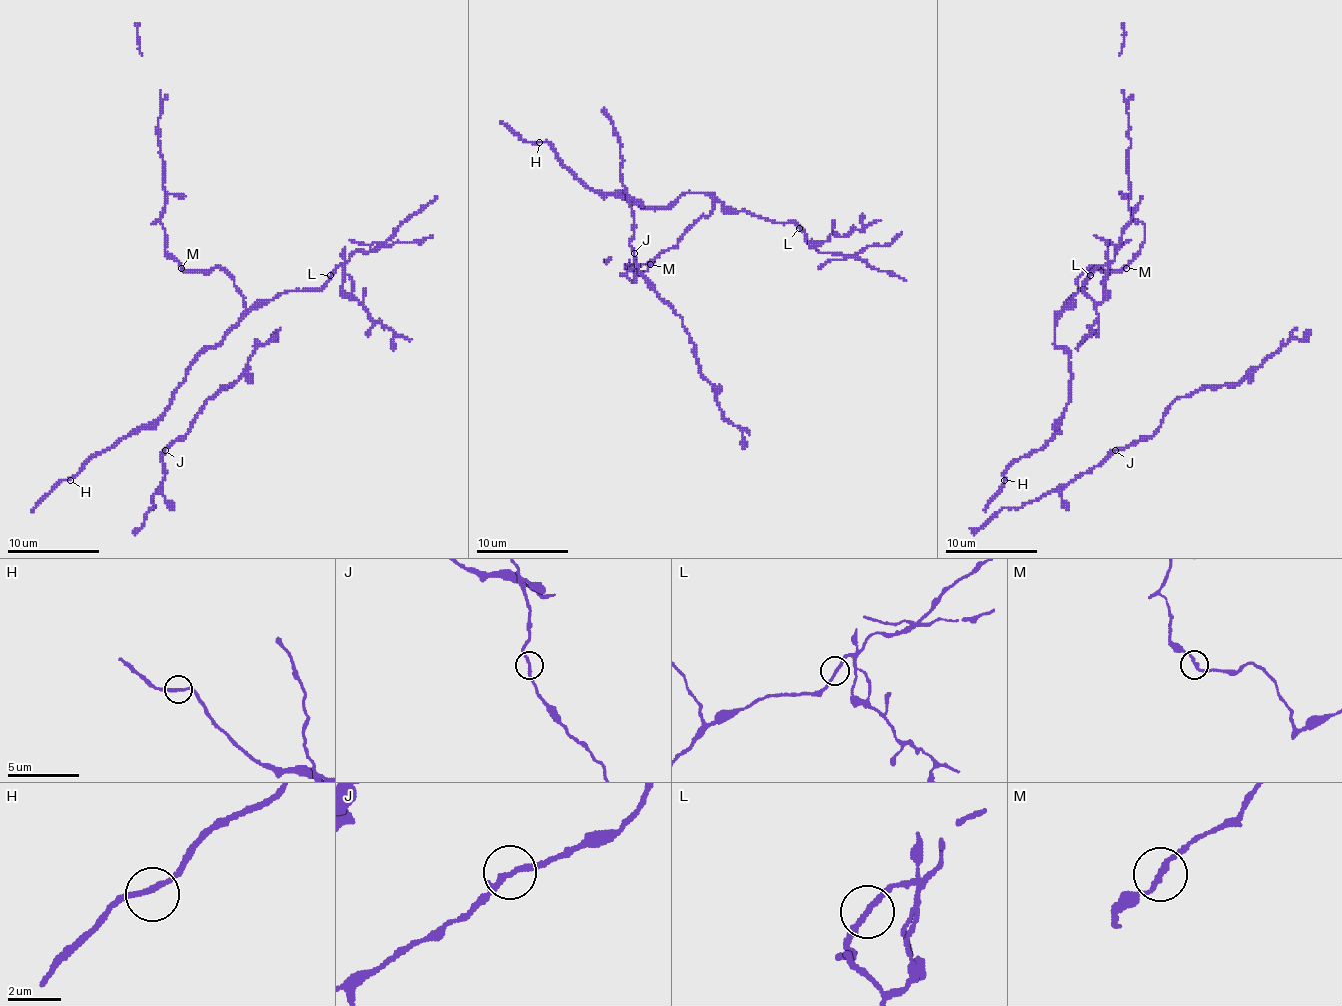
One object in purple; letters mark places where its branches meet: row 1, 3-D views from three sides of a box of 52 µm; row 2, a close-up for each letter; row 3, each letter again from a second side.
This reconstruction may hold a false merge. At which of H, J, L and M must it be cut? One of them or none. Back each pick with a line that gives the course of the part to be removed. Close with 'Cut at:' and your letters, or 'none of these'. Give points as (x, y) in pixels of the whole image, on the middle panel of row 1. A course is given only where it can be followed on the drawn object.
L: course (800, 227), (818, 253), (851, 255), (906, 280)
Cut at: L

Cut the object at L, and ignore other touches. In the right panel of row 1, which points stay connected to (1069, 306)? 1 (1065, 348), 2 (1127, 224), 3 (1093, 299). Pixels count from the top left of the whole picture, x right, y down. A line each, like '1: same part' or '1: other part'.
1: same part
2: other part
3: other part

